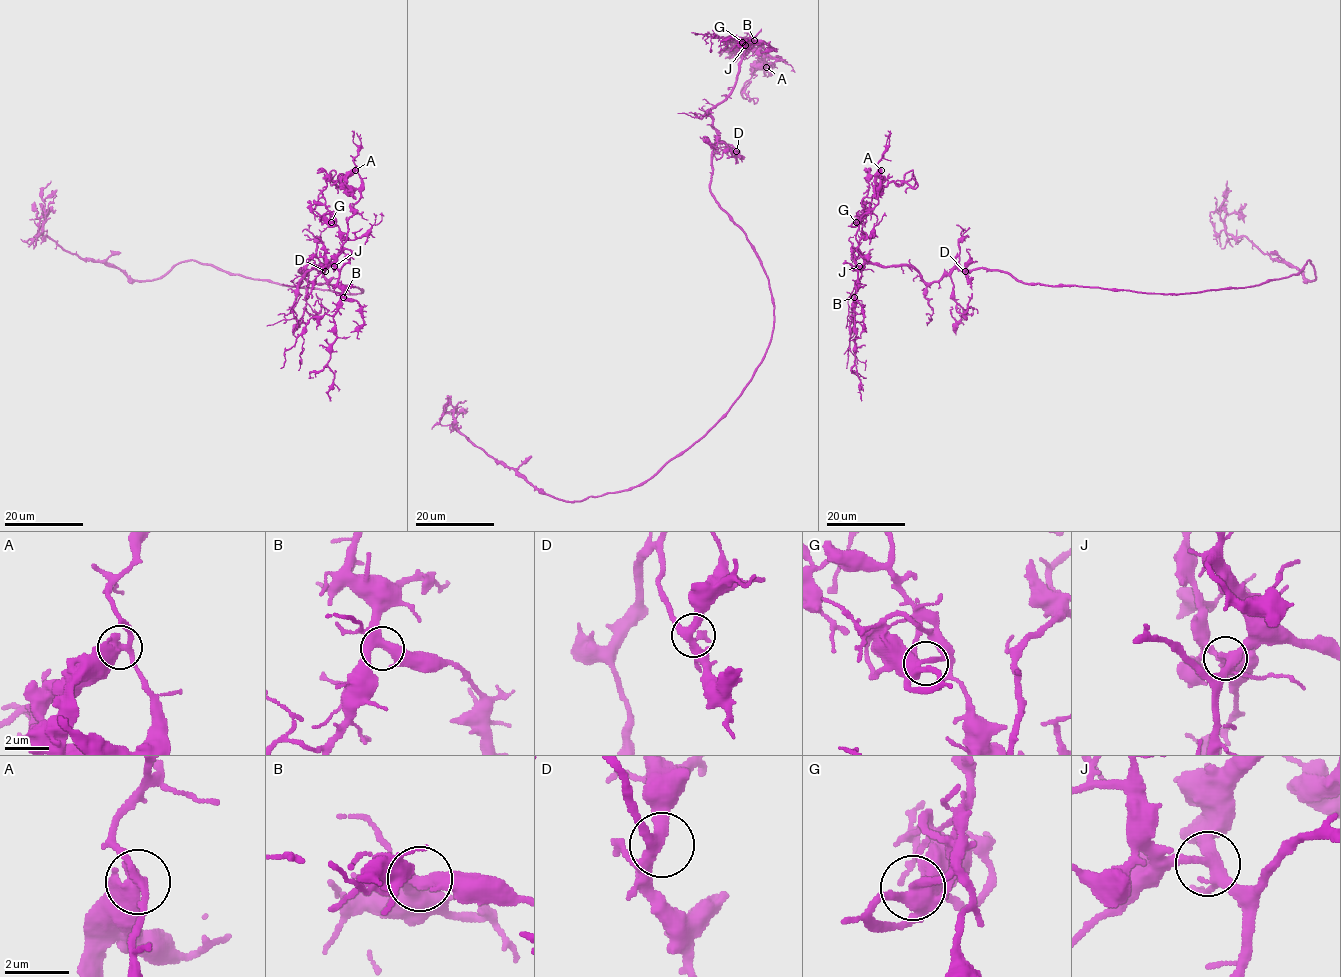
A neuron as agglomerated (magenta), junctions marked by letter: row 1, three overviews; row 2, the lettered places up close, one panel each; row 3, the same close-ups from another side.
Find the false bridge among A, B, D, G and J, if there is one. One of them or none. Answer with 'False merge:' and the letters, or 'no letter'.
False merge: A

